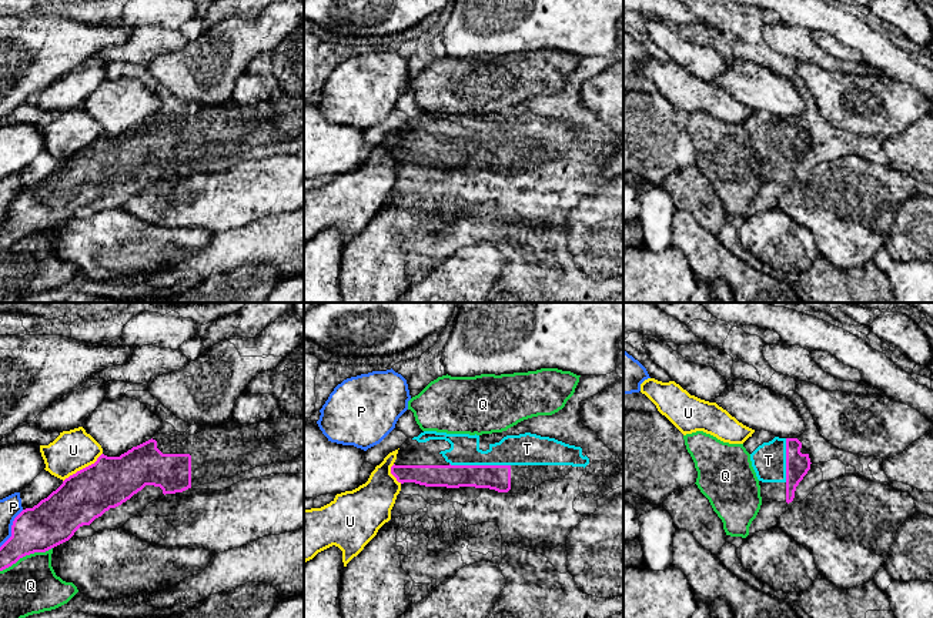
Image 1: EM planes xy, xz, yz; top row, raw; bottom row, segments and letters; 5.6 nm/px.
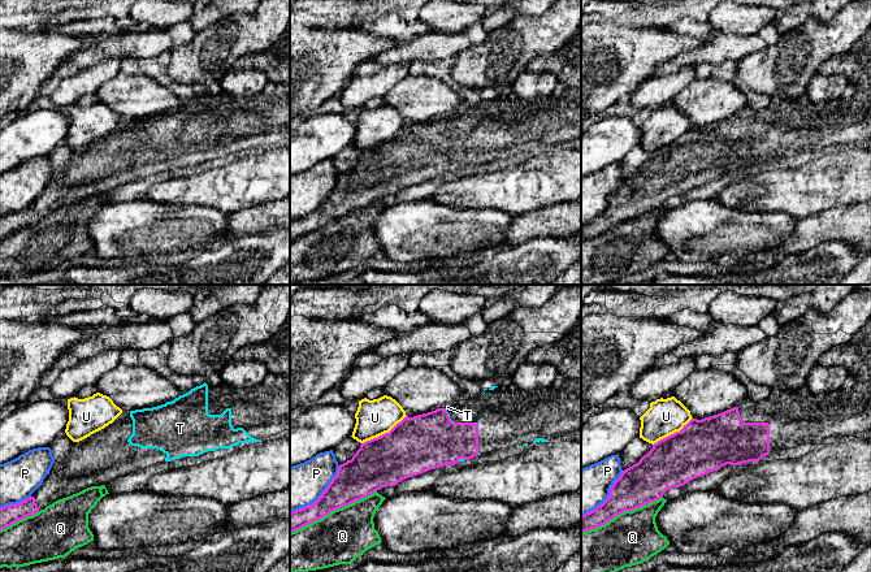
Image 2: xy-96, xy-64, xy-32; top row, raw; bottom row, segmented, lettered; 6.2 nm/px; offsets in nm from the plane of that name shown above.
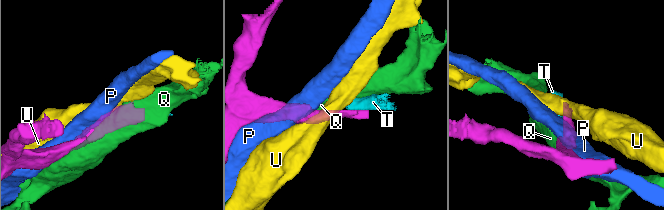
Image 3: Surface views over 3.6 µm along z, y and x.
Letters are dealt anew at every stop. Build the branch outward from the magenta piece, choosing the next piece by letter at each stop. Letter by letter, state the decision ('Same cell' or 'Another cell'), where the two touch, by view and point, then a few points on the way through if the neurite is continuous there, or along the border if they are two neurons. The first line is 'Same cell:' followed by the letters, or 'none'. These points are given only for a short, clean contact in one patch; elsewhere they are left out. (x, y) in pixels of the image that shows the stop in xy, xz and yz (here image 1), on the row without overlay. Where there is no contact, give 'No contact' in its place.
Same cell: T
P: Another cell. Touches magenta at xy (12, 209)
Q: Another cell. Touches magenta at xy (26, 234)
T: Same cell. Touches magenta at xz (480, 146)
U: Another cell. Touches magenta at xy (83, 149). Boundary: xy (102, 133), (93, 143), (70, 154), (63, 161)

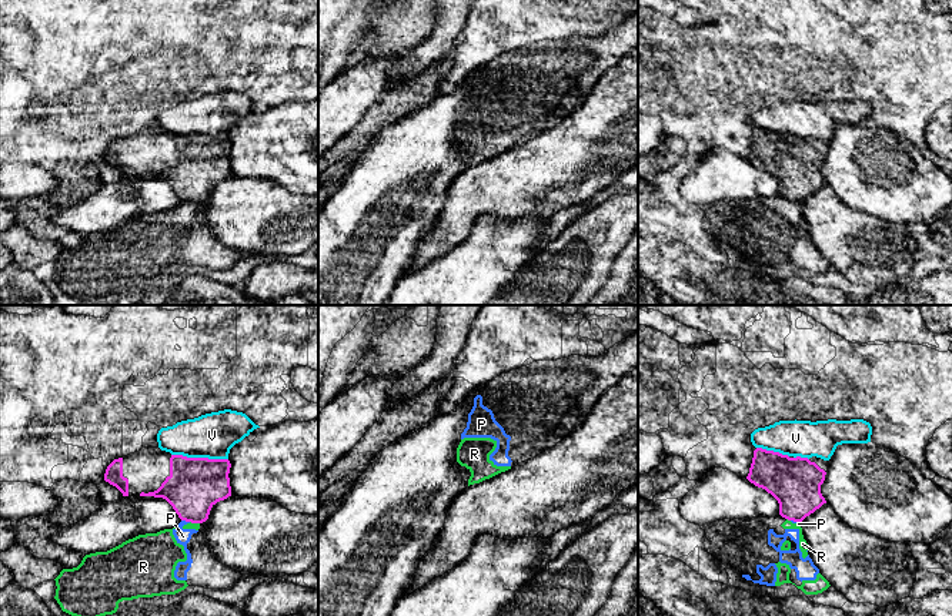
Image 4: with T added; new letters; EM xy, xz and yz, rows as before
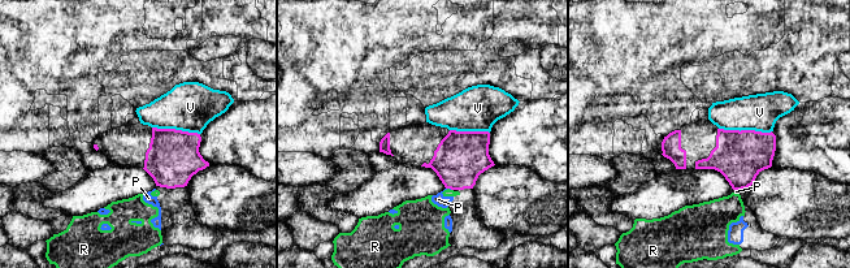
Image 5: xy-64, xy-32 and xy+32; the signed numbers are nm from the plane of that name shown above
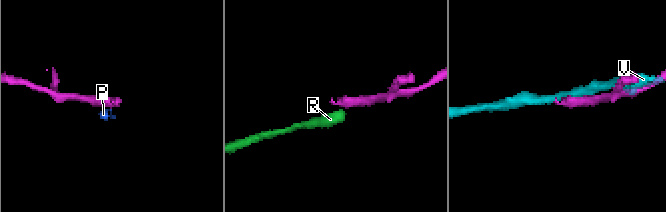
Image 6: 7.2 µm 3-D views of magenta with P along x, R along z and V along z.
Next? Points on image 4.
Same cell: none
P: Another cell. Touches magenta at xy (186, 201). Boundary: xy (181, 200), (189, 203)
R: Another cell. Touches magenta at yz (788, 200). Boundary: yz (787, 198), (790, 201)
V: Another cell. Touches magenta at xy (200, 139)

